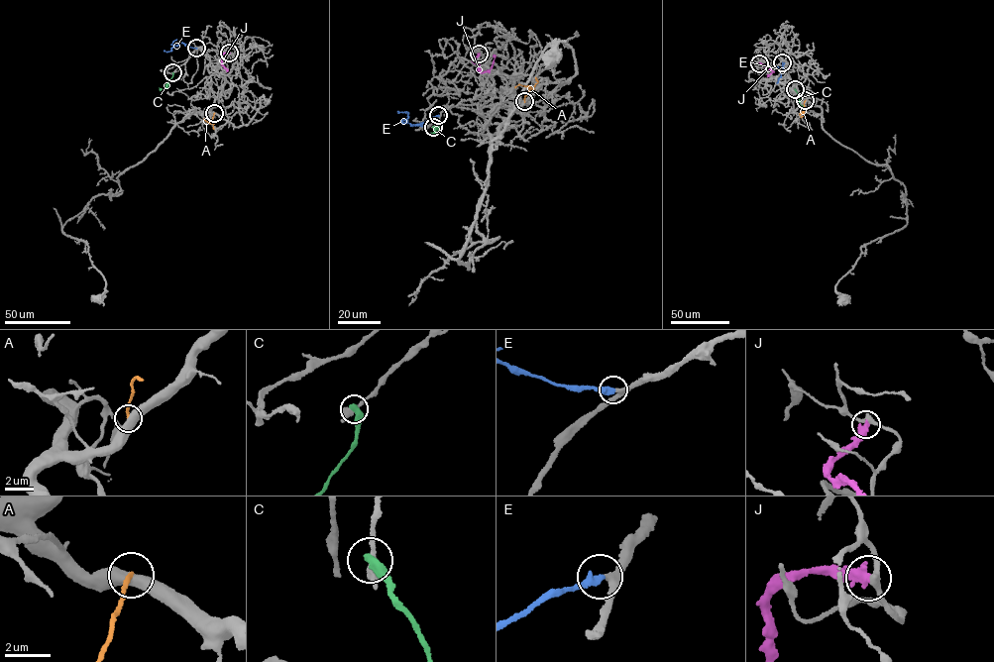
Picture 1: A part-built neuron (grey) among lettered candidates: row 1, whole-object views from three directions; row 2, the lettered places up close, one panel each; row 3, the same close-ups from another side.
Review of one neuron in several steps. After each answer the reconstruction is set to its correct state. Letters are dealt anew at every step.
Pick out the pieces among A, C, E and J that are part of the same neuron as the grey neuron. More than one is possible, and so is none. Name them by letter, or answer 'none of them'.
E

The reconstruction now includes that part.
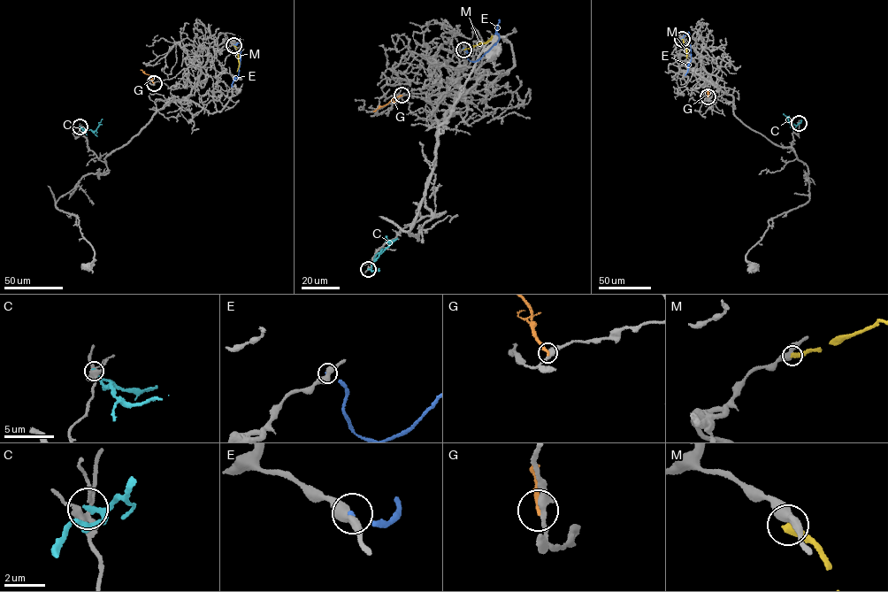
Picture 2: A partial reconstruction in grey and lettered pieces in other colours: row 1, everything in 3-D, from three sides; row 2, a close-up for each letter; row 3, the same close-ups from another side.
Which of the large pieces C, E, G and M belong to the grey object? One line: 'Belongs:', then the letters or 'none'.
Belongs: none

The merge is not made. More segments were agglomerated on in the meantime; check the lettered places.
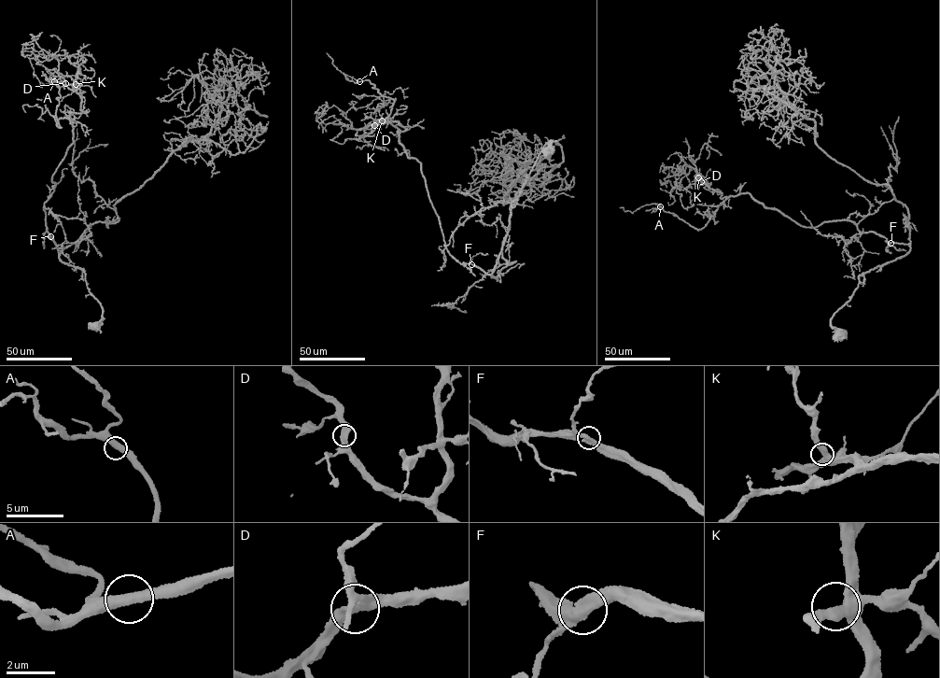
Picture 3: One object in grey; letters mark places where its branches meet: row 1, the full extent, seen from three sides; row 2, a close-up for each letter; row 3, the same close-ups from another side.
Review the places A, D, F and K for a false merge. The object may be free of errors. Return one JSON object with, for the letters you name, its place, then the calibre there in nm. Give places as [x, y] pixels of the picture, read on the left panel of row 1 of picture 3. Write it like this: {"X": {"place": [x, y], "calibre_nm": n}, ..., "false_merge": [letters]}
{"false_merge": []}

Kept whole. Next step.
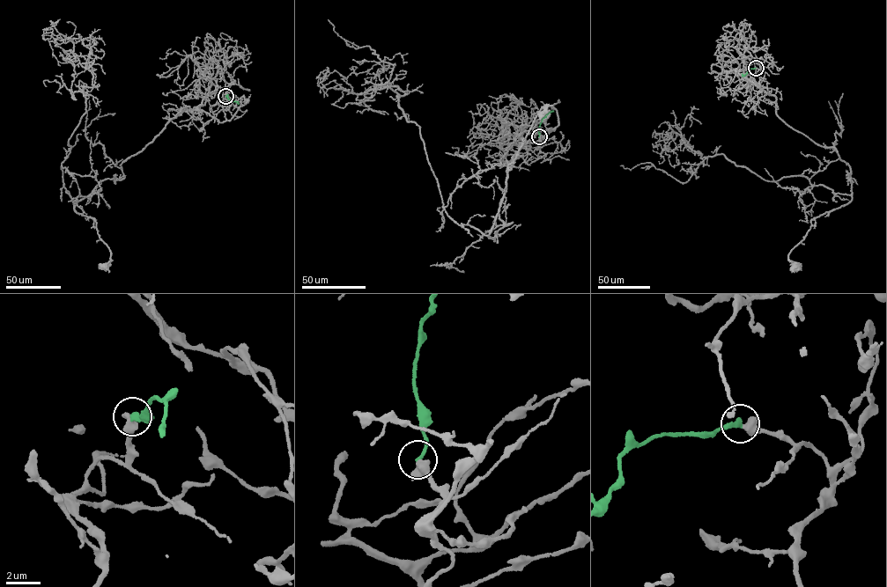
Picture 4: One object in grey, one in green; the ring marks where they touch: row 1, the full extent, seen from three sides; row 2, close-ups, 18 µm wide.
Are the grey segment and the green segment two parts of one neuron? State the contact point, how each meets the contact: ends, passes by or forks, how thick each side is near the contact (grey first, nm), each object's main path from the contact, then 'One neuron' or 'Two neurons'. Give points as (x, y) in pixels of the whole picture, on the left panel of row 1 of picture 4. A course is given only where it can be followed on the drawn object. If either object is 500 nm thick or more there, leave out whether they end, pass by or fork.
Place: (225, 96). Thickness 600 nm (grey) against 240 nm. Course of grey: (225, 96), (225, 121), (183, 111), (120, 165), (124, 177), (77, 201), (109, 249), (103, 266). Course of green: (225, 96), (238, 105). One neuron

